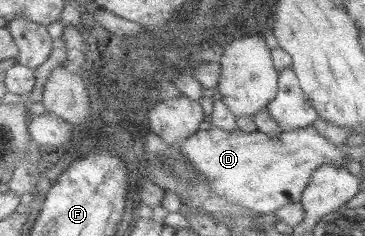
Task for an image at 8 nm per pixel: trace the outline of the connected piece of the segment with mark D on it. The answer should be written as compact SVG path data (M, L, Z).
M212 126L209 130L200 130L186 139L181 146L182 151L198 170L200 175L212 186L217 196L225 197L232 203L251 209L257 214L272 214L276 210L293 204L302 202L303 193L306 191L308 183L314 176L314 172L322 166L343 166L347 167L349 154L347 145L336 145L329 138L315 130L313 126L290 131L282 131L279 136L269 138L264 132L245 132L237 129L227 132L221 128Z

